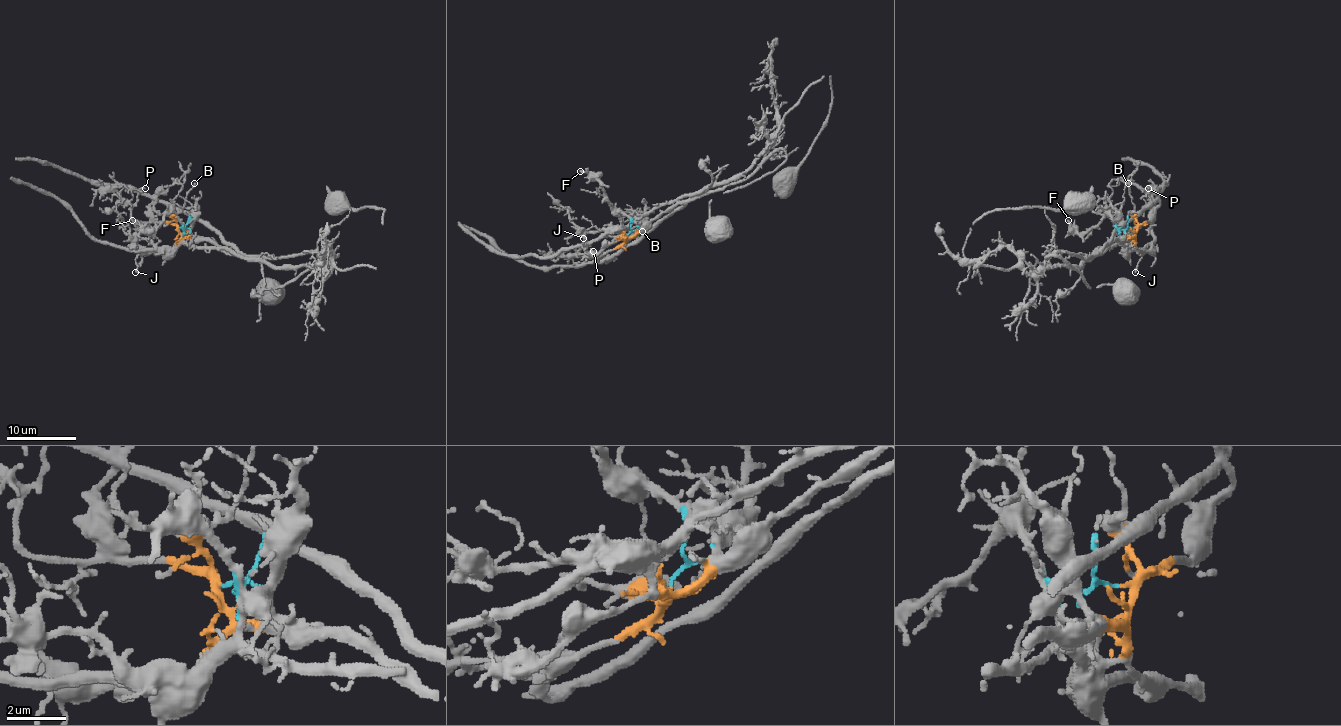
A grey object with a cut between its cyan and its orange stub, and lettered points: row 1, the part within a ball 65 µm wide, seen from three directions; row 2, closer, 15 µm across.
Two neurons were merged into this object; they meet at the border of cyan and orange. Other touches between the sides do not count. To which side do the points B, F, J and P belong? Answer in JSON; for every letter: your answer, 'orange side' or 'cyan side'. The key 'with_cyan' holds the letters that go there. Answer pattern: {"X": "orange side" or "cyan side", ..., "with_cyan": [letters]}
{"B": "orange side", "F": "cyan side", "J": "orange side", "P": "orange side", "with_cyan": ["F"]}

